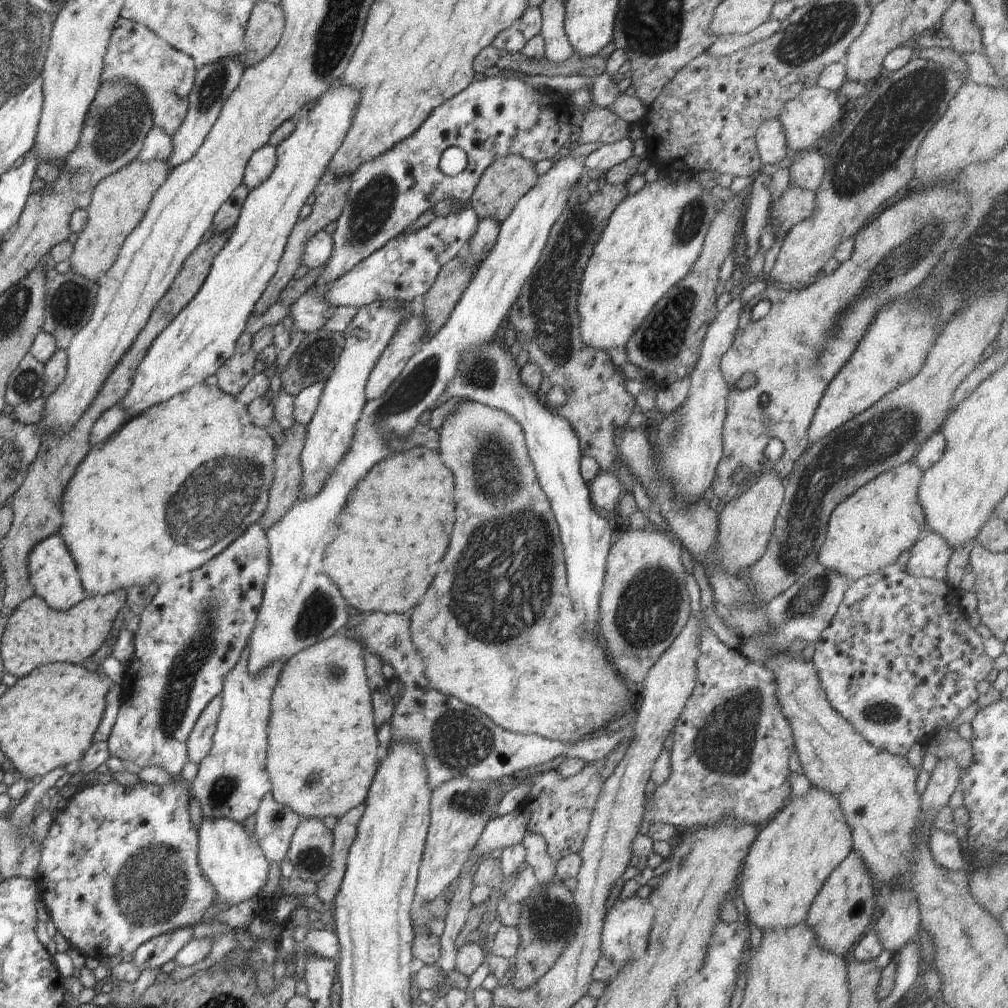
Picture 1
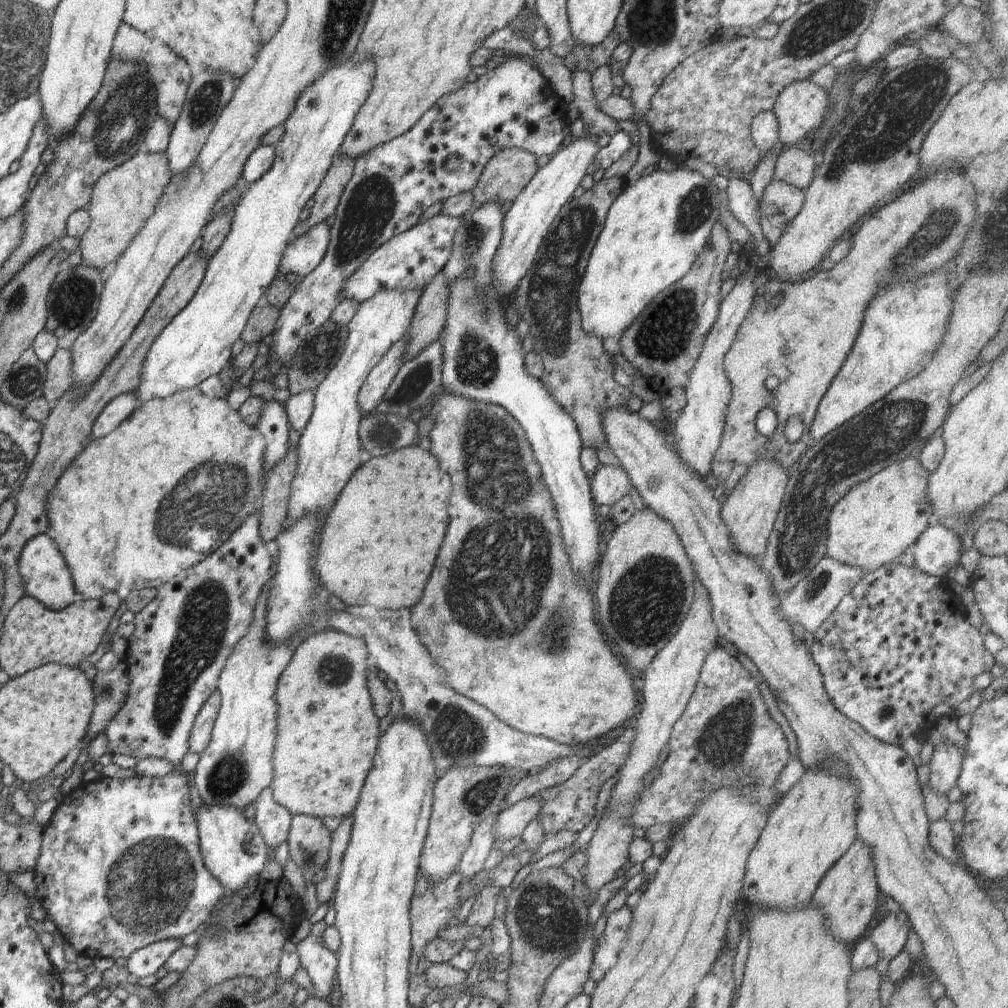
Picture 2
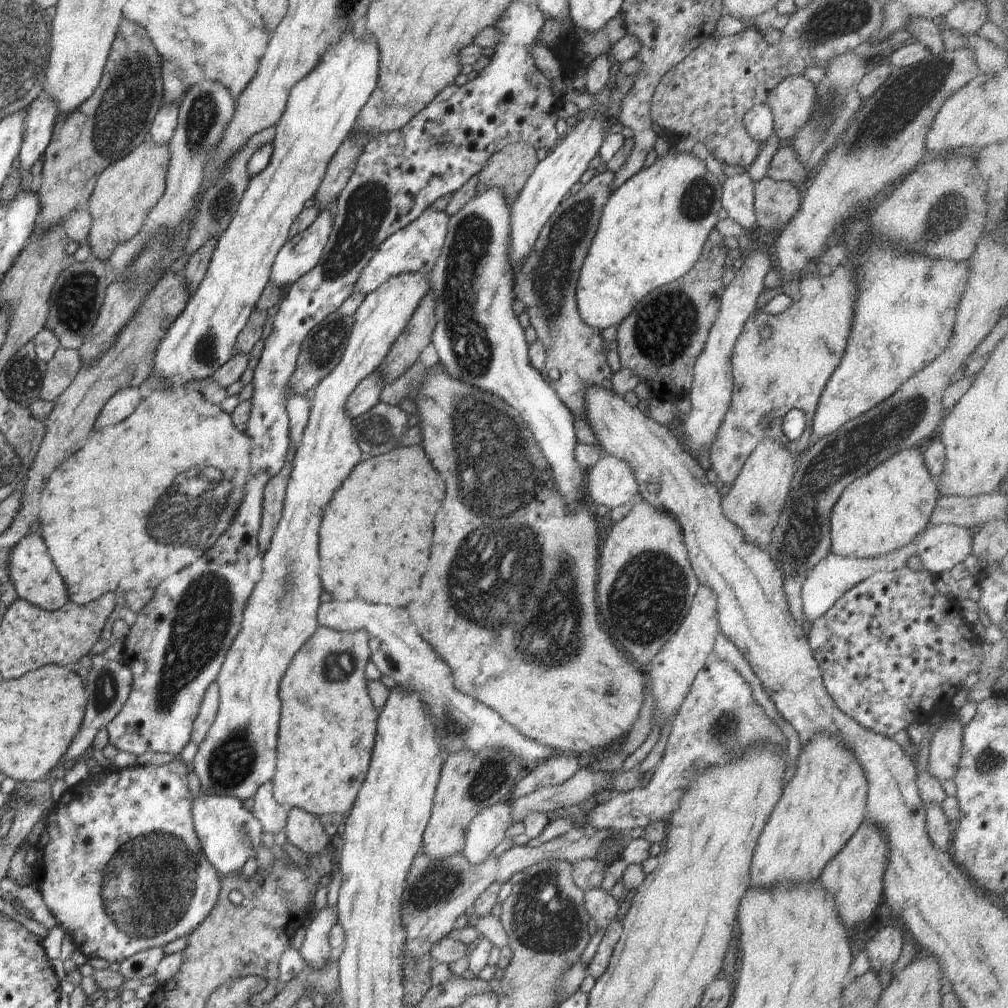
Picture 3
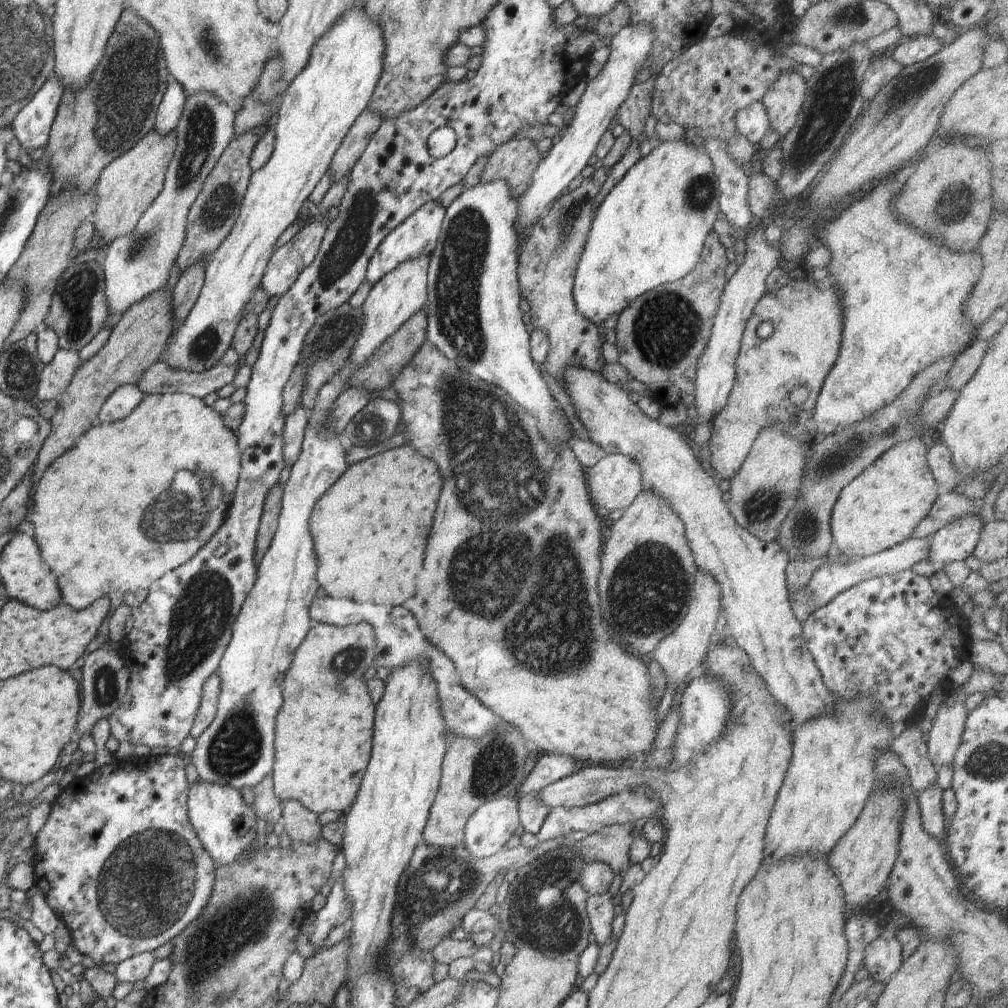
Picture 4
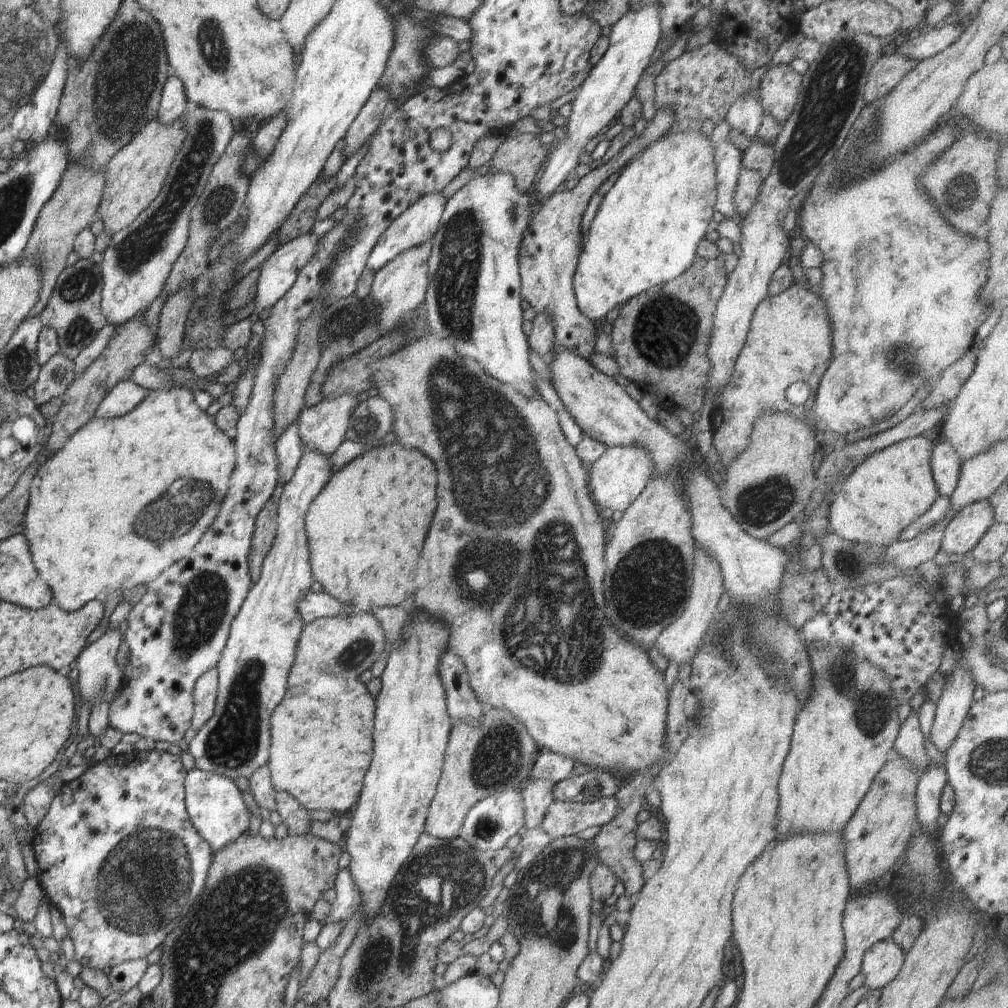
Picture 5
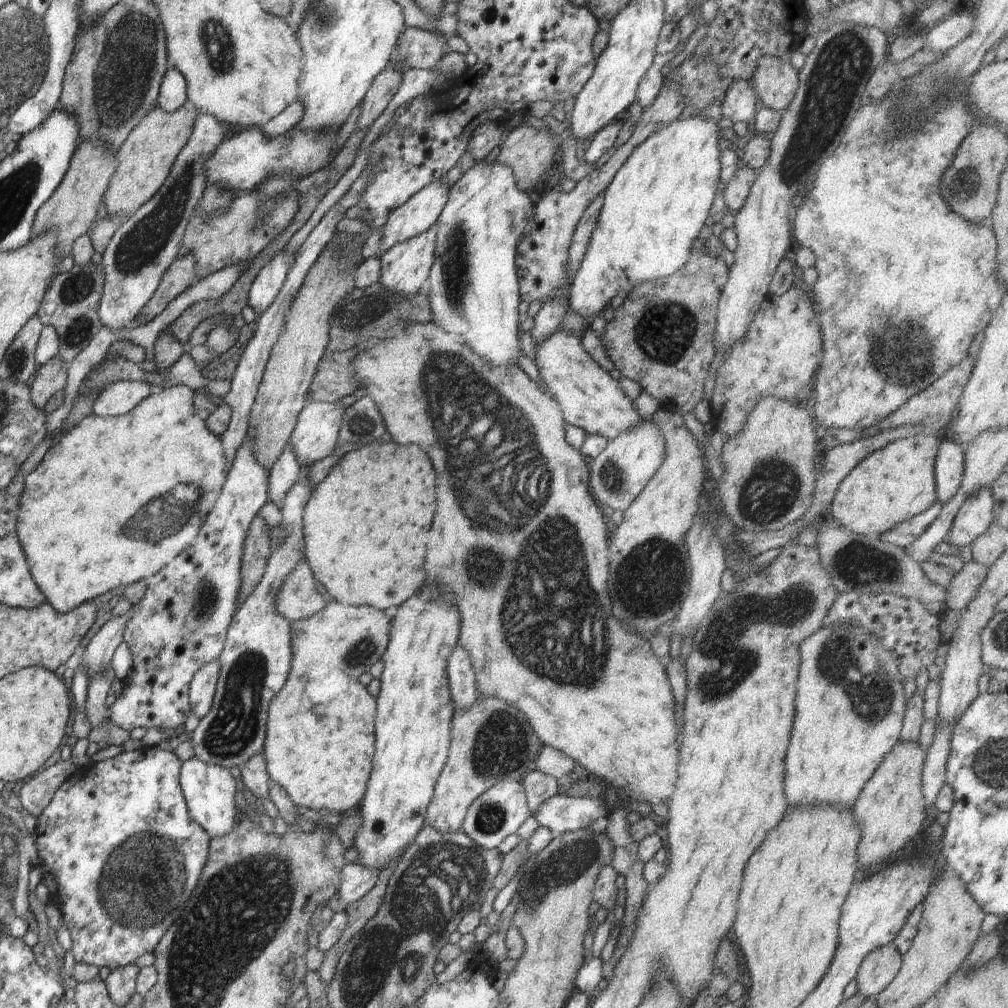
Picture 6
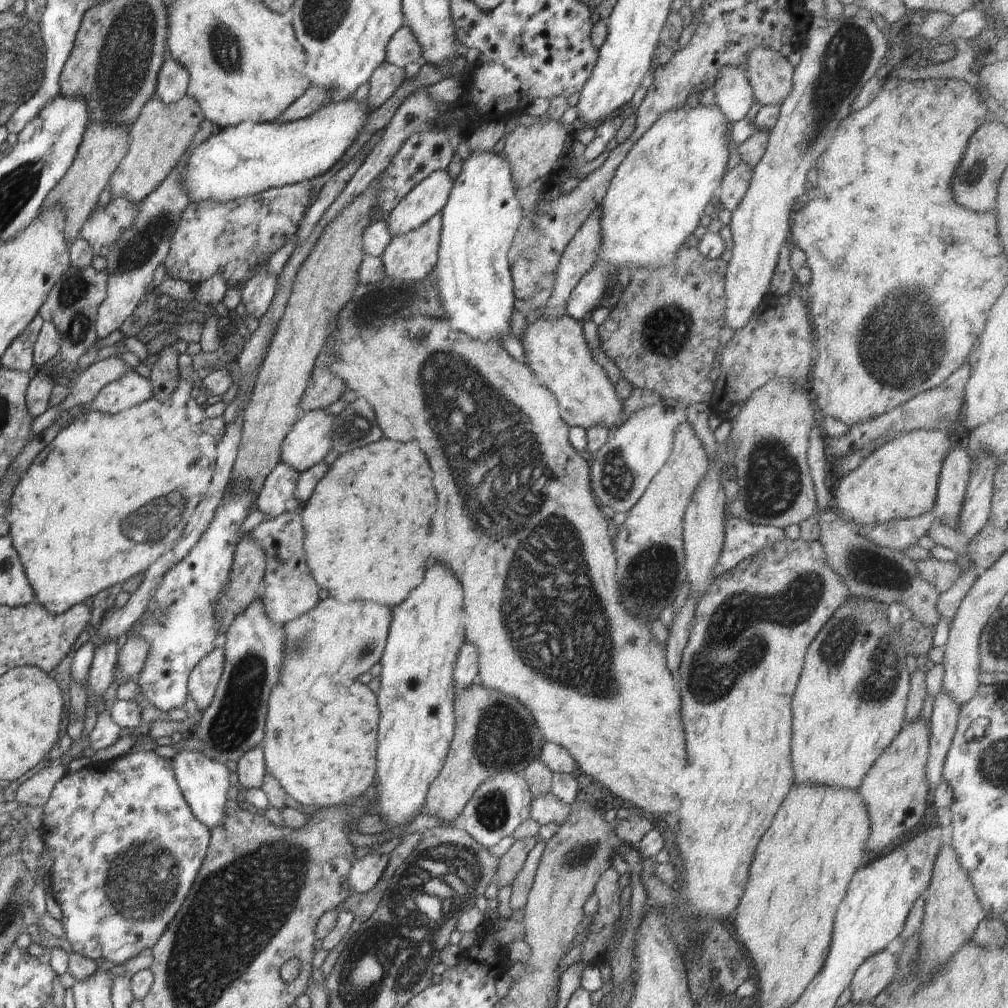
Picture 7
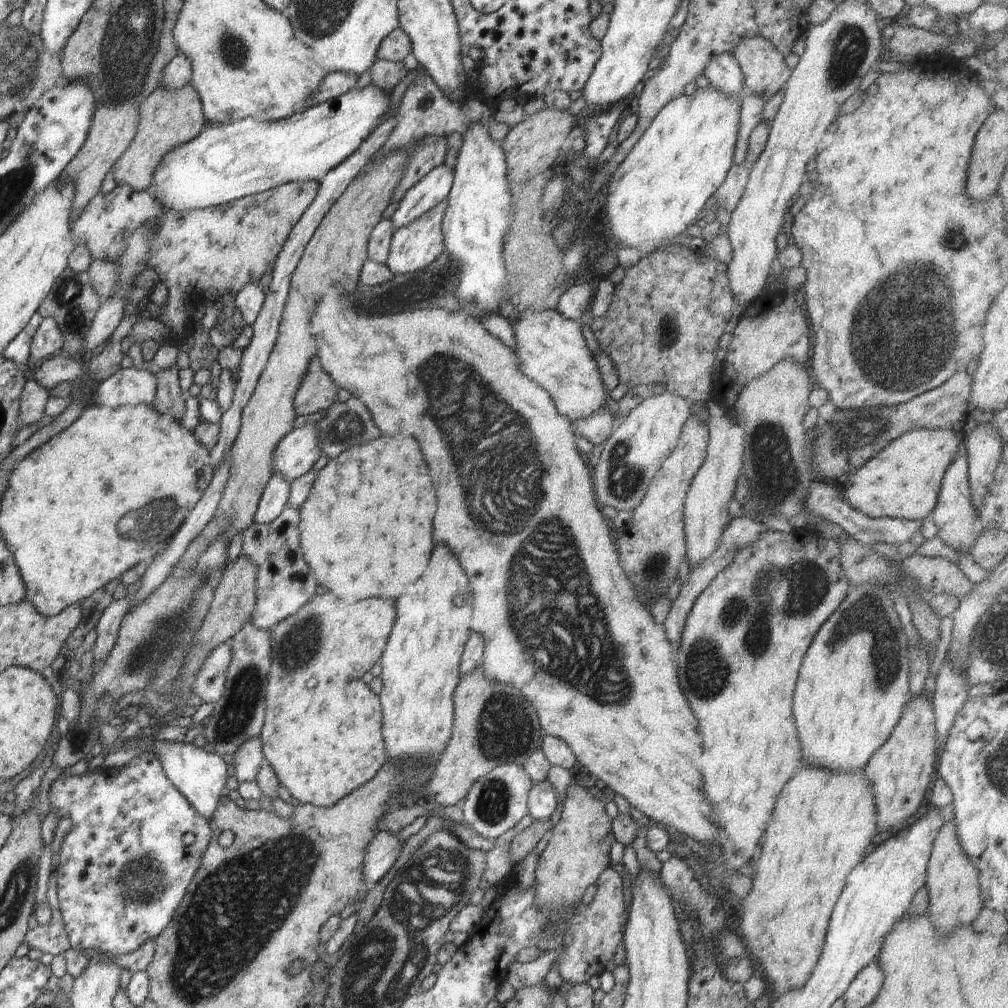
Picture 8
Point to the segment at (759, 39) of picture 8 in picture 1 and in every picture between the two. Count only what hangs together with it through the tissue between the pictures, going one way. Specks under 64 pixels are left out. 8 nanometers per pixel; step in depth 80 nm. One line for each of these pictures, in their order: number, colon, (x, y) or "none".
1: (811, 115)
2: (800, 107)
3: (792, 101)
4: (783, 99)
5: (779, 88)
6: (775, 82)
7: (770, 74)

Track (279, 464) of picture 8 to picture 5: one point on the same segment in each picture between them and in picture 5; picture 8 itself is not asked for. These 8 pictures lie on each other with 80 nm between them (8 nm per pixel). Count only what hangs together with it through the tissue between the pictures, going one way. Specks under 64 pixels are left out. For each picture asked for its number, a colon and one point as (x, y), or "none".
5: (323, 426)
6: (316, 436)
7: (308, 443)

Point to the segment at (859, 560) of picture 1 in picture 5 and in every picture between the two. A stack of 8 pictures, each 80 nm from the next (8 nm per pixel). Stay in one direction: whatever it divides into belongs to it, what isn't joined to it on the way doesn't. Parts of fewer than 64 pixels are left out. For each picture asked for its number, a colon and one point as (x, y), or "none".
2: (900, 511)
3: (886, 509)
4: (881, 507)
5: (889, 490)

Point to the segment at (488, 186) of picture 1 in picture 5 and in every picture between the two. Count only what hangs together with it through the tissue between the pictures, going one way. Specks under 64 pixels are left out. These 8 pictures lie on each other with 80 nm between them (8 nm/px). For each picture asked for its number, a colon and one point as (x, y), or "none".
2: (505, 175)
3: (509, 168)
4: (515, 161)
5: (522, 157)

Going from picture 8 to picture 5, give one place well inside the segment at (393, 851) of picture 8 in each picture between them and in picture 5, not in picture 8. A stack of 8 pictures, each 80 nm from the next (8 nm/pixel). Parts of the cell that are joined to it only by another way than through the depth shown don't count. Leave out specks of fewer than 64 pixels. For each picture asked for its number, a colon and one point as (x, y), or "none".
5: (347, 901)
6: (356, 881)
7: (365, 873)

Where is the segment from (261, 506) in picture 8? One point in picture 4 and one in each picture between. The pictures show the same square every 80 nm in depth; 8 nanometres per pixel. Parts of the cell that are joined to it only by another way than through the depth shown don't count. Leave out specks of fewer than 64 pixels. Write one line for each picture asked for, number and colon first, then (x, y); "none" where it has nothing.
4: (295, 425)
5: (289, 450)
6: (283, 474)
7: (274, 499)

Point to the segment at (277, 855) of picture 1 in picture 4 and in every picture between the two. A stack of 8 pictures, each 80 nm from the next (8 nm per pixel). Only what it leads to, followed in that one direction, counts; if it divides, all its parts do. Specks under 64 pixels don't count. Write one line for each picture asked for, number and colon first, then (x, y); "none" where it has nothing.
2: (273, 820)
3: (272, 815)
4: (267, 806)

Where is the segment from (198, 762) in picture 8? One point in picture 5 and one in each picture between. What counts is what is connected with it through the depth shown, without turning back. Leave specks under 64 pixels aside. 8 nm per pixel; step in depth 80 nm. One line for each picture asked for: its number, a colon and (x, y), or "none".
5: (215, 806)
6: (209, 791)
7: (204, 783)

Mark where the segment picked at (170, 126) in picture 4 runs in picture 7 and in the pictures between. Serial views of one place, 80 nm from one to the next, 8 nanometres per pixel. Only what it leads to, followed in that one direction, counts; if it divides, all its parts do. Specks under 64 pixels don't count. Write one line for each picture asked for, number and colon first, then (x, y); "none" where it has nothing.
5: (173, 103)
6: (173, 91)
7: (171, 84)

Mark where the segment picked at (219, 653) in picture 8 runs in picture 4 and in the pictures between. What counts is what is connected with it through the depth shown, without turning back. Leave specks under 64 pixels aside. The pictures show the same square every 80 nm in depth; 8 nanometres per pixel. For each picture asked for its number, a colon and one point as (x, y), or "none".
4: (208, 702)
5: (205, 692)
6: (202, 687)
7: (203, 680)

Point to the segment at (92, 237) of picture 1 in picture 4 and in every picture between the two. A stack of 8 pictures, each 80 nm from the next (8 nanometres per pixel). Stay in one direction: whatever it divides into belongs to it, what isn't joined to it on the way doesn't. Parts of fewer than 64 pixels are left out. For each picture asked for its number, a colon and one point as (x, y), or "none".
2: (122, 200)
3: (124, 193)
4: (127, 186)

